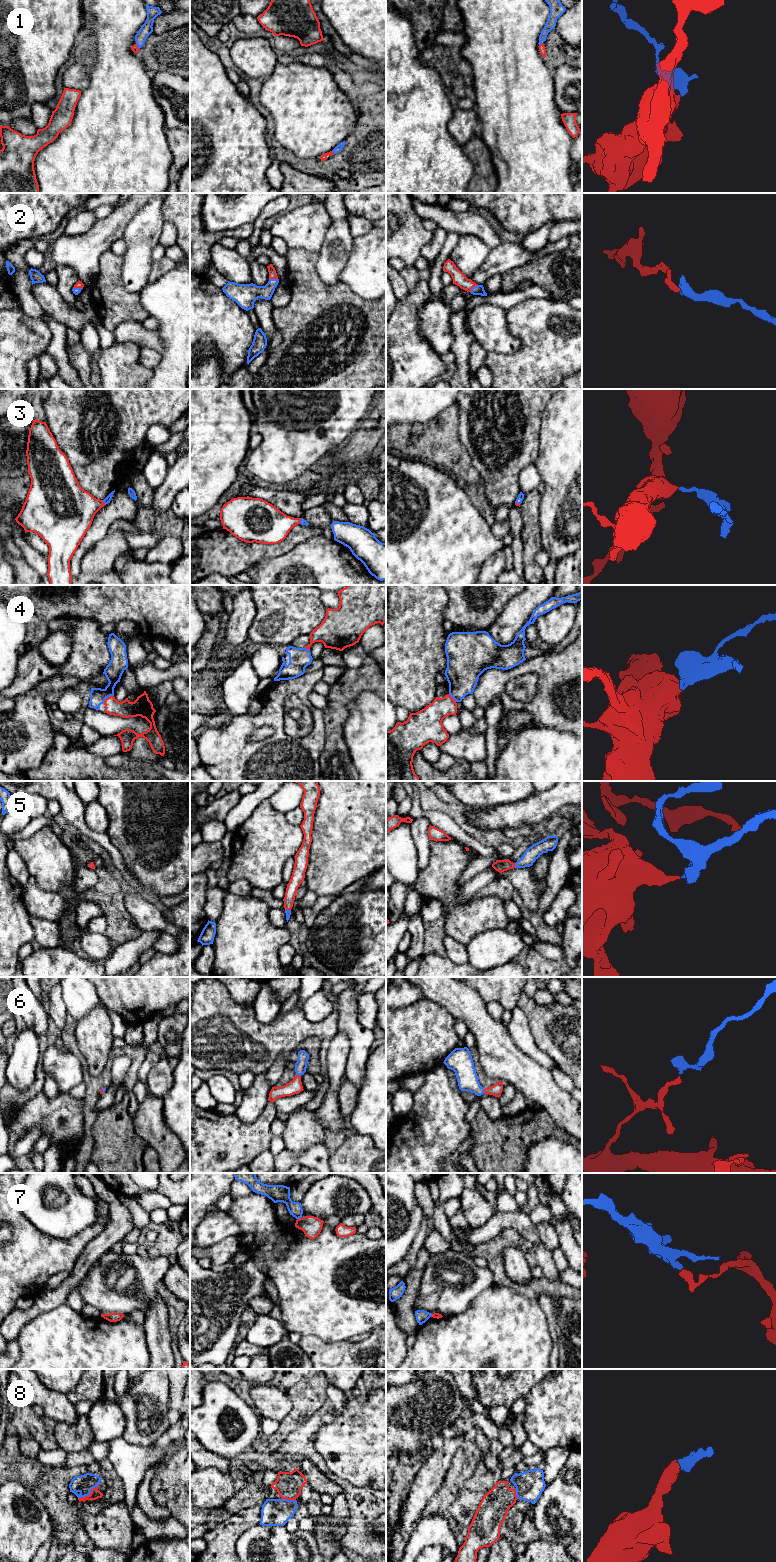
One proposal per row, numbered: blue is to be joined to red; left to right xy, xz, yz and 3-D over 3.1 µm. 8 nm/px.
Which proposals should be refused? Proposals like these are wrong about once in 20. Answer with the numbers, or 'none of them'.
7

